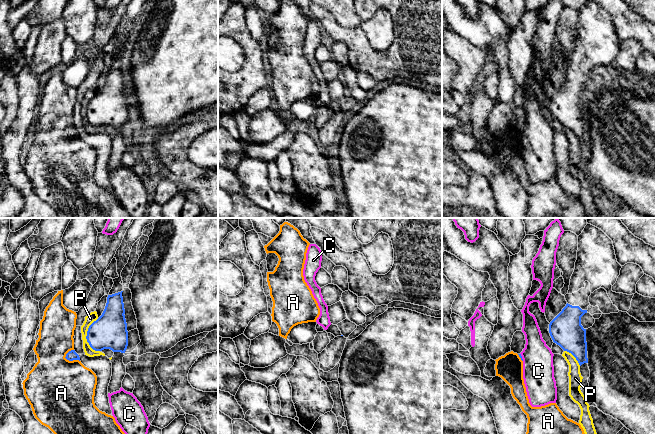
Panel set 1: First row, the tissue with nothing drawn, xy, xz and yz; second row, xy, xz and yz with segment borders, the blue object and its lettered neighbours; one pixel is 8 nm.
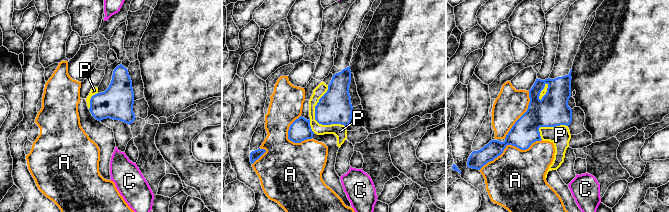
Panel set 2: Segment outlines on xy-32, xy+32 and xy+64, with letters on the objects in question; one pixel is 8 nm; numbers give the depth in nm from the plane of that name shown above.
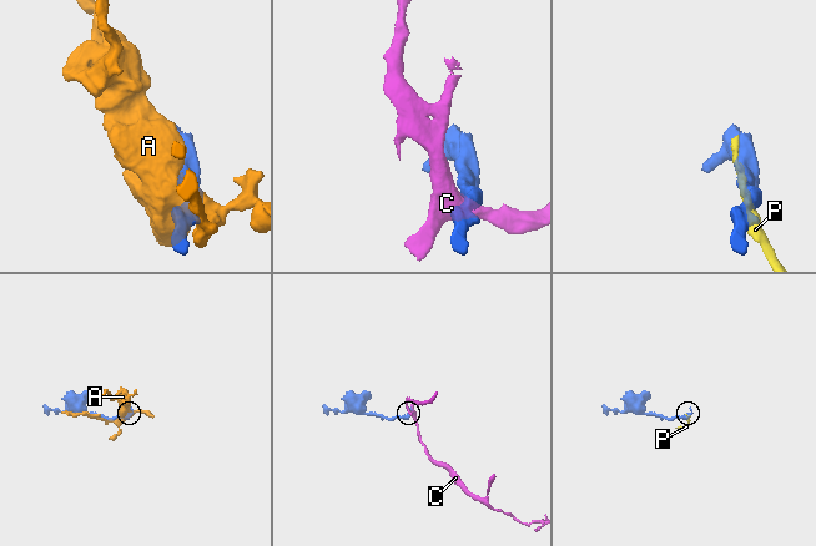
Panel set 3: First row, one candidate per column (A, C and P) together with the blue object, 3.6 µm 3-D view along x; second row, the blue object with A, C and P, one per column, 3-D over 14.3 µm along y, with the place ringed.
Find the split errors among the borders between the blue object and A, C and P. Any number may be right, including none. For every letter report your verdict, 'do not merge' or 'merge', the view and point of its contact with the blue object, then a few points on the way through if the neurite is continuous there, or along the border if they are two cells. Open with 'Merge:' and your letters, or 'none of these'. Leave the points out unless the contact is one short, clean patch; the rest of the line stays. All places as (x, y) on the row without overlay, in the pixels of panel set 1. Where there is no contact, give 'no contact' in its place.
Merge: none of these
A: do not merge | xy (71, 136)
C: do not merge | yz (521, 133) | along yz (520, 129), (523, 136)
P: do not merge | xy (87, 110)

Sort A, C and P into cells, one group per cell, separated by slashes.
A / C / P

